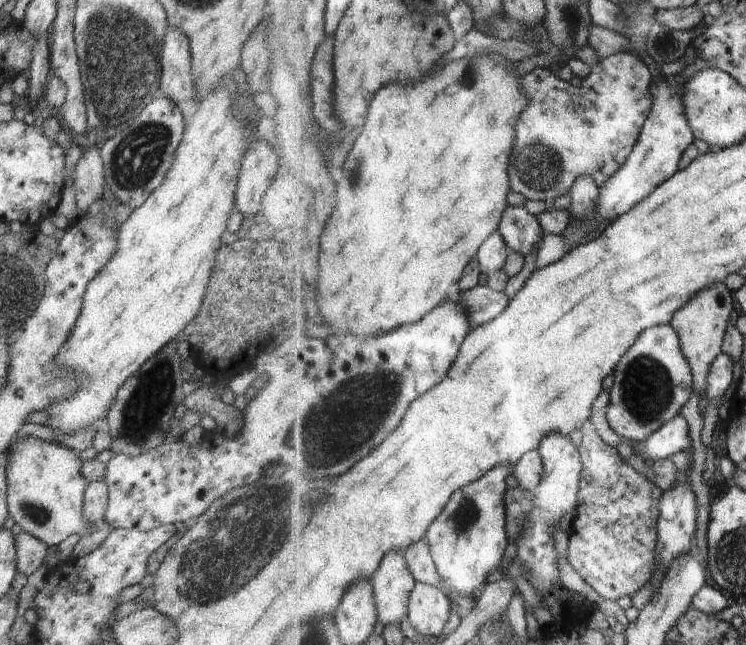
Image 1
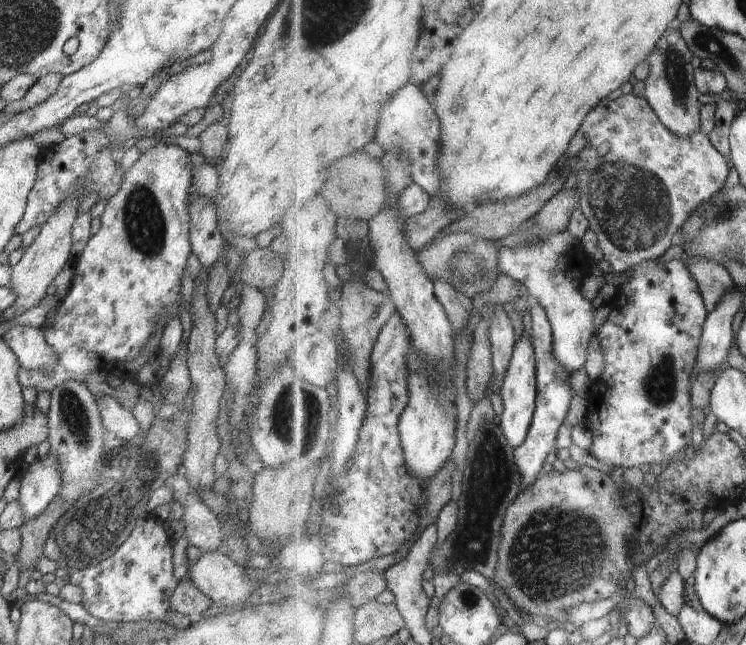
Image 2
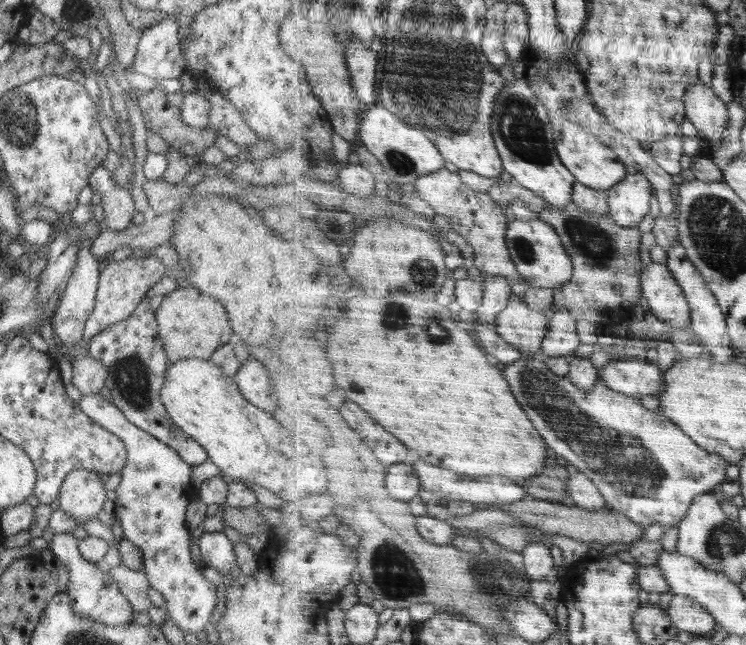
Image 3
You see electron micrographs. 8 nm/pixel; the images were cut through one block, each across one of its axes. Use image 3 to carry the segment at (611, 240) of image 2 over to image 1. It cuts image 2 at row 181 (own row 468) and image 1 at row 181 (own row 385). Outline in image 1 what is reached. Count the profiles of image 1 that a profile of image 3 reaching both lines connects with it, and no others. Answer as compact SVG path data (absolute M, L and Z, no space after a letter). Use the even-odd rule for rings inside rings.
M636 50L635 52L618 52L606 59L600 59L600 61L593 66L593 71L590 76L584 80L584 83L580 88L578 84L570 84L561 80L550 68L536 68L530 74L521 77L521 84L525 86L525 92L529 93L532 97L532 103L526 108L526 116L522 116L520 124L518 124L518 144L514 146L514 164L510 166L511 184L512 189L516 193L521 193L528 199L544 201L552 203L556 198L564 196L565 194L572 194L574 184L583 176L592 176L600 188L604 187L610 179L612 179L621 169L624 164L629 160L634 148L637 147L639 140L641 139L642 132L645 125L652 115L654 109L653 100L653 86L655 84L654 76L652 76L652 70L646 64L644 56L646 53Z

